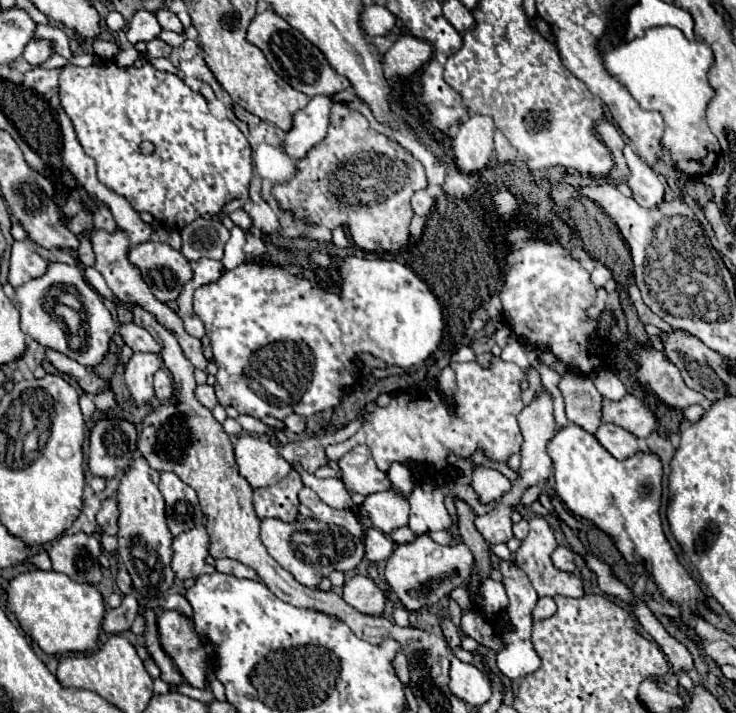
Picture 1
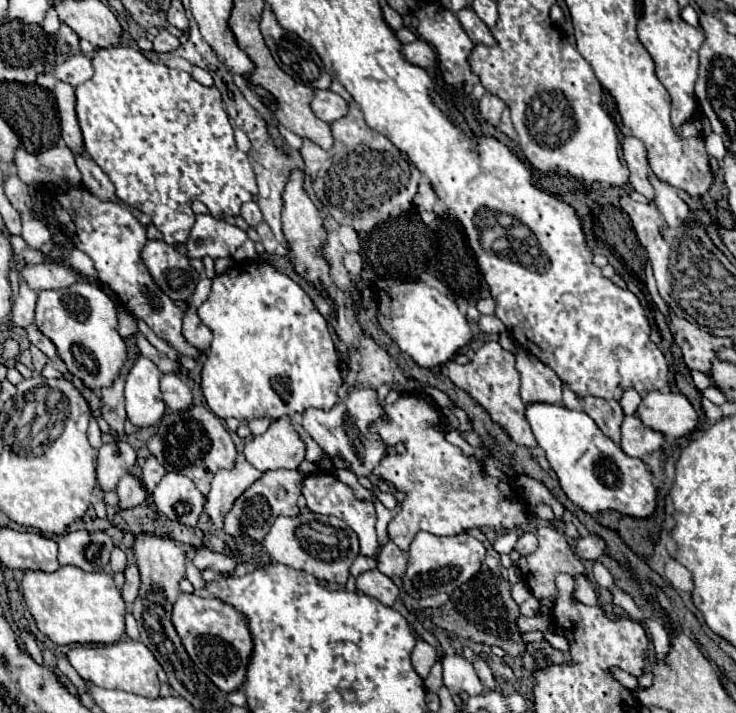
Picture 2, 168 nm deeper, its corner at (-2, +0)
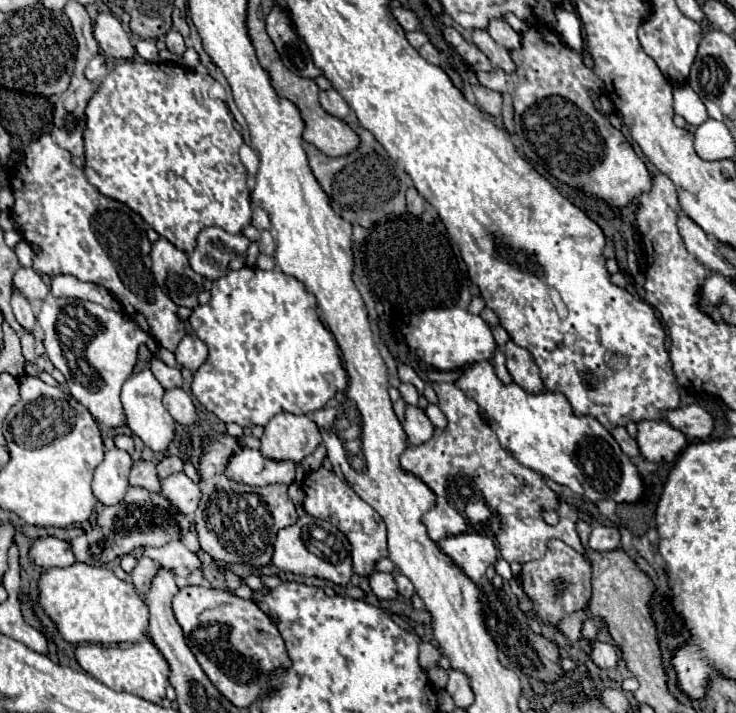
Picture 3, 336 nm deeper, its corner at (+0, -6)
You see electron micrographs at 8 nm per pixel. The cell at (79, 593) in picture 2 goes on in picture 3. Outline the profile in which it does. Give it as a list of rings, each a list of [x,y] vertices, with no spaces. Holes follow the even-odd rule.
[[[74,562],[68,568],[50,568],[38,580],[38,604],[56,624],[60,636],[72,644],[138,642],[148,628],[148,608],[130,582],[122,582],[112,570]]]

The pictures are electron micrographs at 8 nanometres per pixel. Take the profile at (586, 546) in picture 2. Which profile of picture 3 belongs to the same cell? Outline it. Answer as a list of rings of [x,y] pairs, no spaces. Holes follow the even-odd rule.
[[[608,526],[594,528],[590,534],[590,540],[588,540],[588,548],[596,550],[596,552],[616,550],[618,546],[620,546],[620,532],[616,528],[608,528]]]

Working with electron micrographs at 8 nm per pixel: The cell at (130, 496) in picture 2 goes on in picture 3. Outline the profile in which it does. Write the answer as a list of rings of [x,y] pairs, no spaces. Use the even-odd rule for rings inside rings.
[[[138,462],[138,464],[134,464],[128,480],[130,480],[130,486],[140,486],[140,488],[152,490],[152,494],[160,492],[156,466],[152,462]]]

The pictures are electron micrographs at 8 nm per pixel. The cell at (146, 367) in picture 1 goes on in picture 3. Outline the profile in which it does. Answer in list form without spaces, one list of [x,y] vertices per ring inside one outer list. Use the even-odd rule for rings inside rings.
[[[142,370],[134,376],[130,376],[122,386],[122,406],[126,414],[126,424],[146,446],[150,446],[154,452],[162,452],[168,448],[170,440],[174,438],[174,418],[166,412],[162,406],[162,384],[154,378],[150,370]]]

